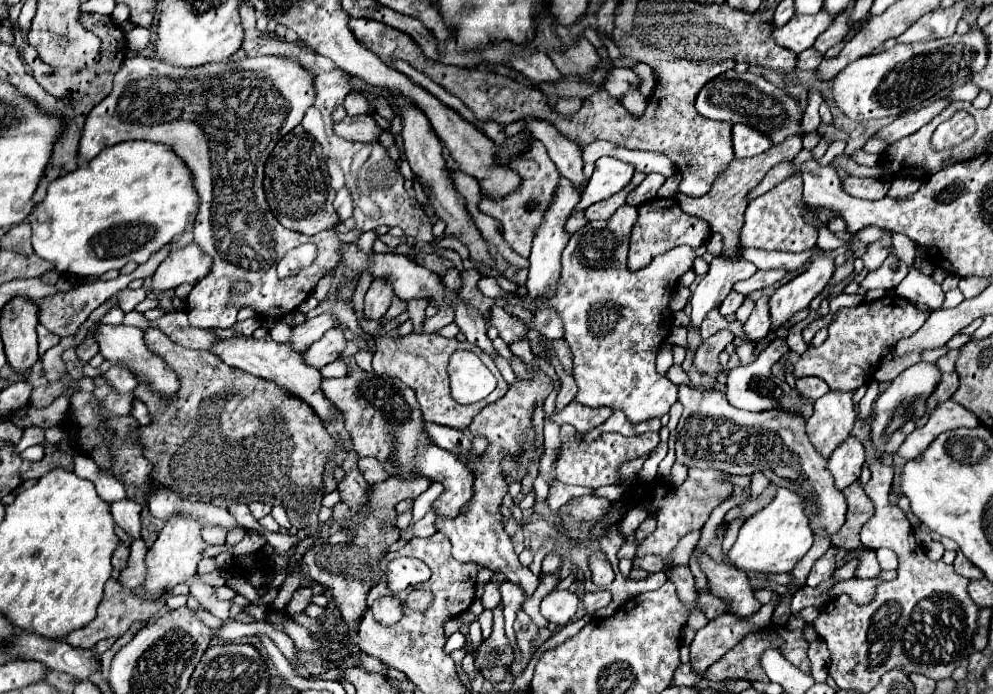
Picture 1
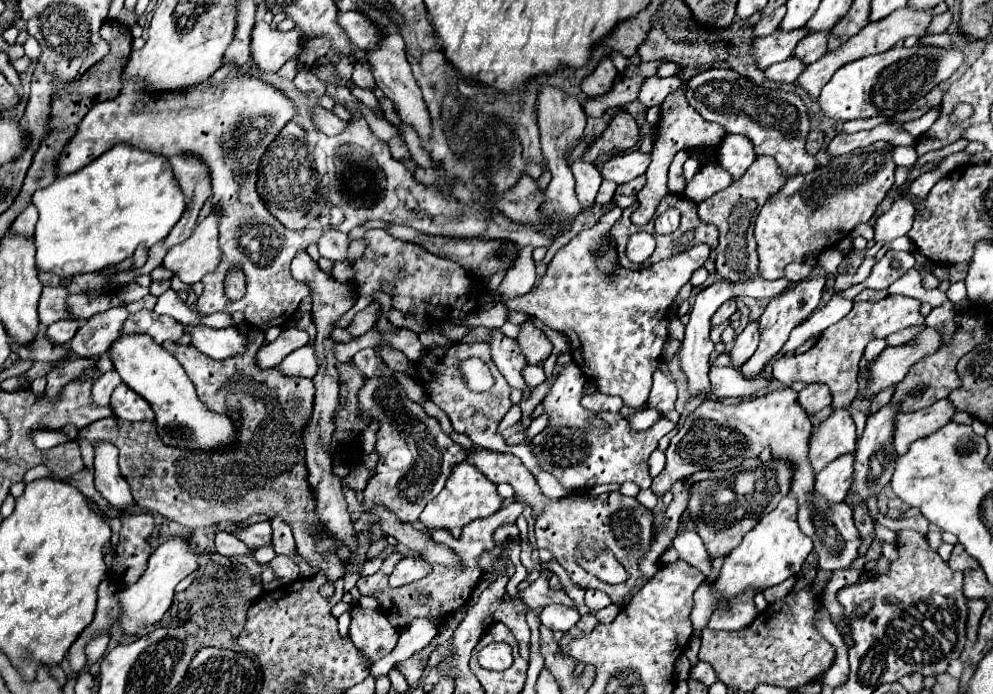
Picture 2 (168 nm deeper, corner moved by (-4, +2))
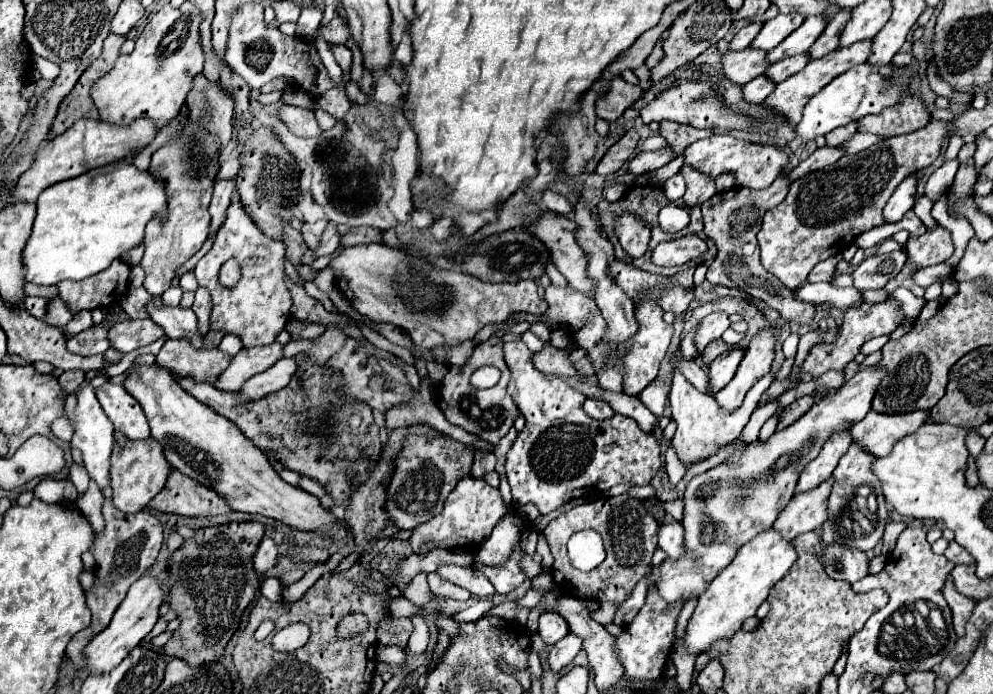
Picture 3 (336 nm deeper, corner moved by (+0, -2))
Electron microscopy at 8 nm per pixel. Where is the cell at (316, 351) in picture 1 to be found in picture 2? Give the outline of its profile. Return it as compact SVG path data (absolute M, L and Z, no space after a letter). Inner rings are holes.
M305 345L301 349L295 349L293 353L289 353L279 365L277 365L279 373L289 377L313 377L319 369L319 361L315 357L315 347L313 345Z

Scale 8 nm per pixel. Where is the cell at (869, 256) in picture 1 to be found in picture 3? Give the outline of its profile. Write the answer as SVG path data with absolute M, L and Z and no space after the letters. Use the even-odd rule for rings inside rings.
M909 175L895 189L895 193L891 195L891 199L887 201L887 205L883 209L885 223L897 223L897 221L901 221L903 215L913 207L913 203L915 203L915 191L917 191L917 181L919 181L917 177Z

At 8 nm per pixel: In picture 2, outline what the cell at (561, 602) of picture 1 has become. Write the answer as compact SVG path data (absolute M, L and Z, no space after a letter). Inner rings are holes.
M547 605L539 619L541 619L541 625L545 625L547 629L551 631L569 631L577 621L579 621L579 613L571 607L565 607L565 605Z

